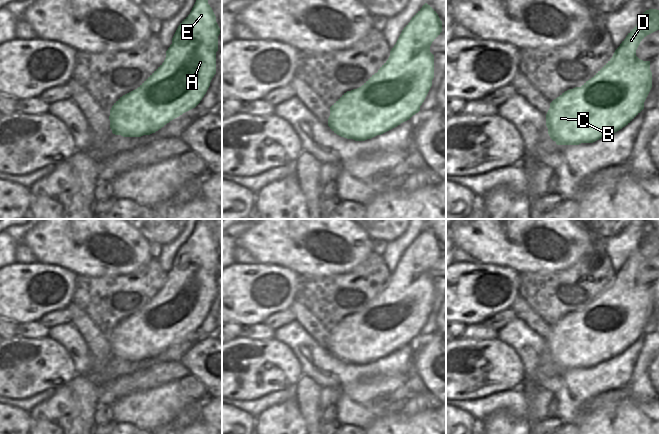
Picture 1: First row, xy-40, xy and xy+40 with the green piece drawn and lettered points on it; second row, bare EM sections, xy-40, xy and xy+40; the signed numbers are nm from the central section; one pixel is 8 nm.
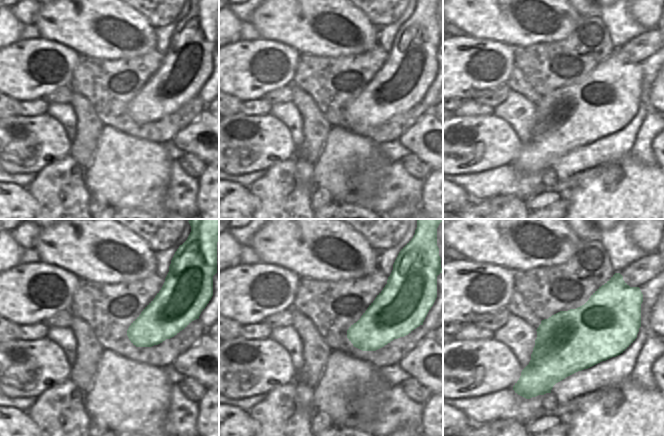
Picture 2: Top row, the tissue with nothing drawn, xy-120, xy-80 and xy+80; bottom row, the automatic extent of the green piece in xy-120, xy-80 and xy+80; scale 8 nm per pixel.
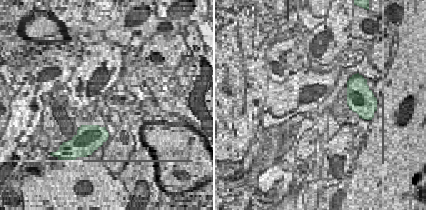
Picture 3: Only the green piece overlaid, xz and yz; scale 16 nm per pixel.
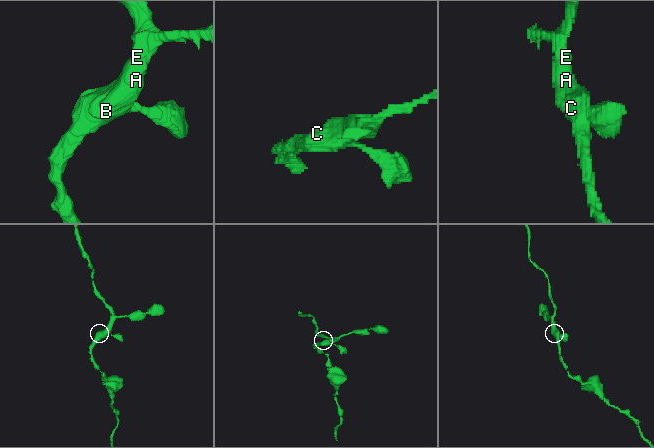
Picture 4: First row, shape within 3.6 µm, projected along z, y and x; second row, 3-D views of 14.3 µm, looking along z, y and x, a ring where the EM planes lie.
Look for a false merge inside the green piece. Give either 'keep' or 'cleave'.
keep

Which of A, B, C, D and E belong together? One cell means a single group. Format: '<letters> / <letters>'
A B C D E

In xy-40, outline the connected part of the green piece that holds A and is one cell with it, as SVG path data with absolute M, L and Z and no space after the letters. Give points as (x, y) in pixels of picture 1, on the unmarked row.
M198 219L190 238L178 250L164 286L137 313L120 321L112 330L109 340L112 357L123 361L150 359L195 332L216 298L219 258L208 219Z

